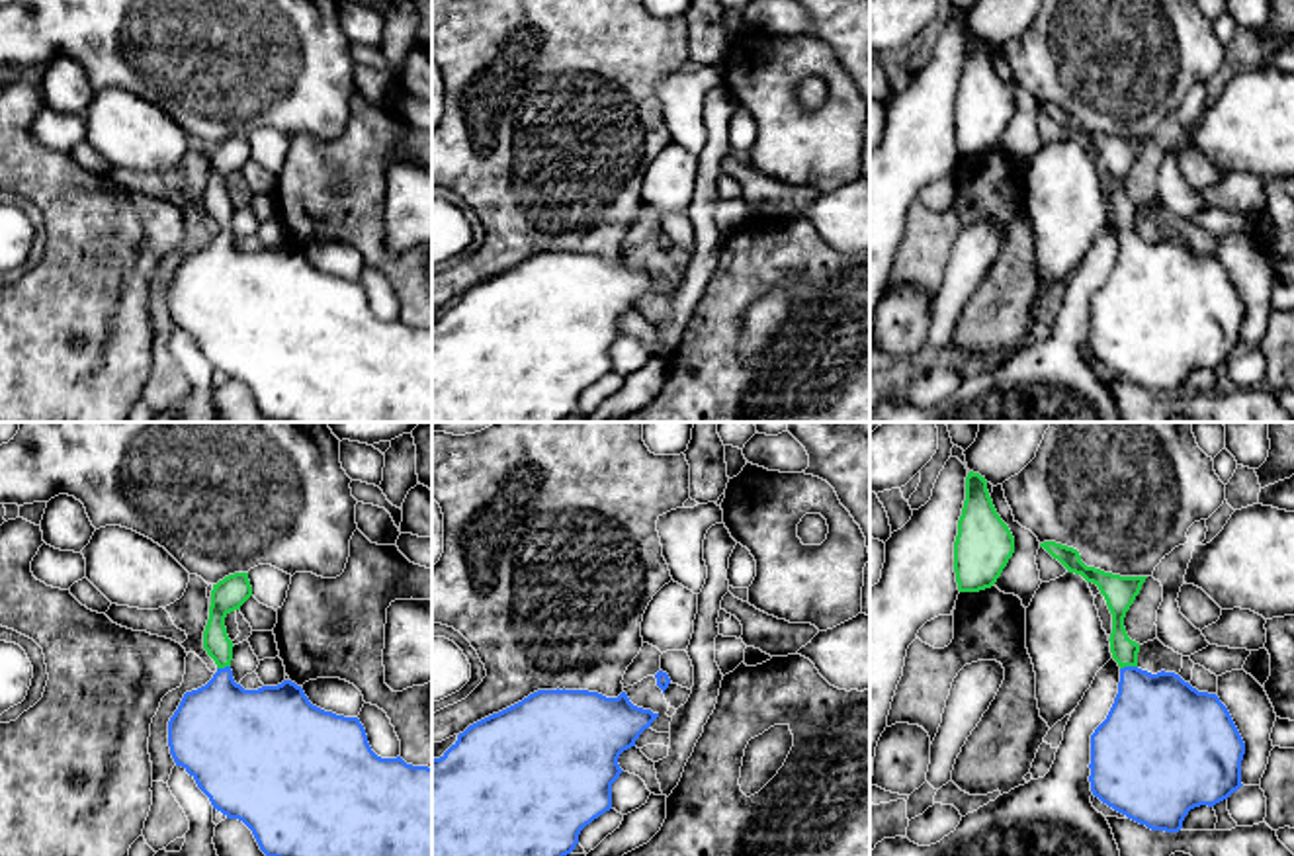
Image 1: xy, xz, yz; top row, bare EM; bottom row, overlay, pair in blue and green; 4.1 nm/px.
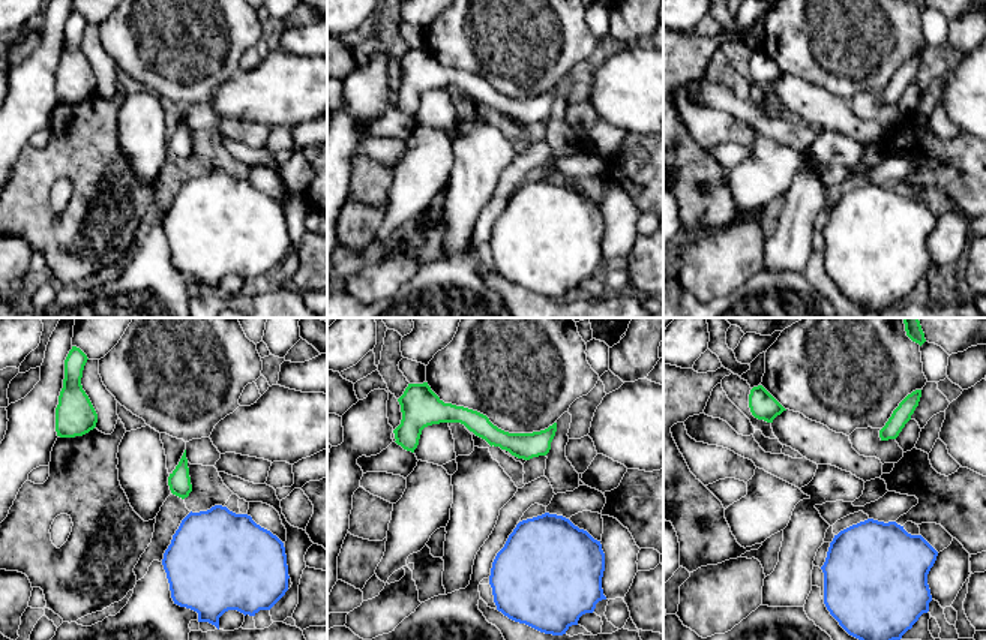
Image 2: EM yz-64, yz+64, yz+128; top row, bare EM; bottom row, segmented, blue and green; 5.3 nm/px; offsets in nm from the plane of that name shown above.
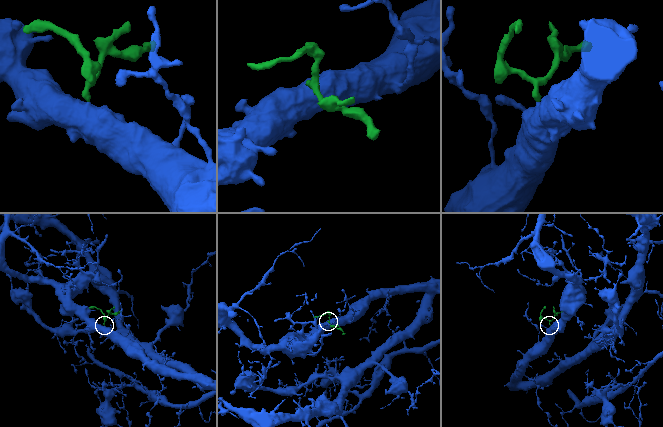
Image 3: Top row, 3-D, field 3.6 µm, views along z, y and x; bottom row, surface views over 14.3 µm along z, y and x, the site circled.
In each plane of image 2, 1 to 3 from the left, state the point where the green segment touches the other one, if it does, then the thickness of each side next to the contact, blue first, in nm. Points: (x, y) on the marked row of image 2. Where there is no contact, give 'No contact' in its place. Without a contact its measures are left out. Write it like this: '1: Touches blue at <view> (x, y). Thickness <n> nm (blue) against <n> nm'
1: No contact
2: No contact
3: No contact

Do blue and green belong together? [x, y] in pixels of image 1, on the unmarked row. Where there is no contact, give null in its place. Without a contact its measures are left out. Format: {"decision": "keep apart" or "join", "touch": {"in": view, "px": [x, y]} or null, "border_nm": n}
{"decision": "join", "touch": {"in": "yz", "px": [1128, 229]}, "border_nm": 70}

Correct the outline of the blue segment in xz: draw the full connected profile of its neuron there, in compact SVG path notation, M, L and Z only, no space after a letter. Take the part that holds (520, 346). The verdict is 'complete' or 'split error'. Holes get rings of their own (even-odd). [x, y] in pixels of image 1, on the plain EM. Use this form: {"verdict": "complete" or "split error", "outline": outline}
{"verdict": "complete", "outline": "M557 250L538 252L522 264L469 287L440 321L432 321L432 422L561 422L571 416L579 407L581 393L612 371L612 346L624 334L618 326L620 317L635 309L639 297L657 279L659 276L633 268L625 254L618 260L606 260L598 254Z"}

